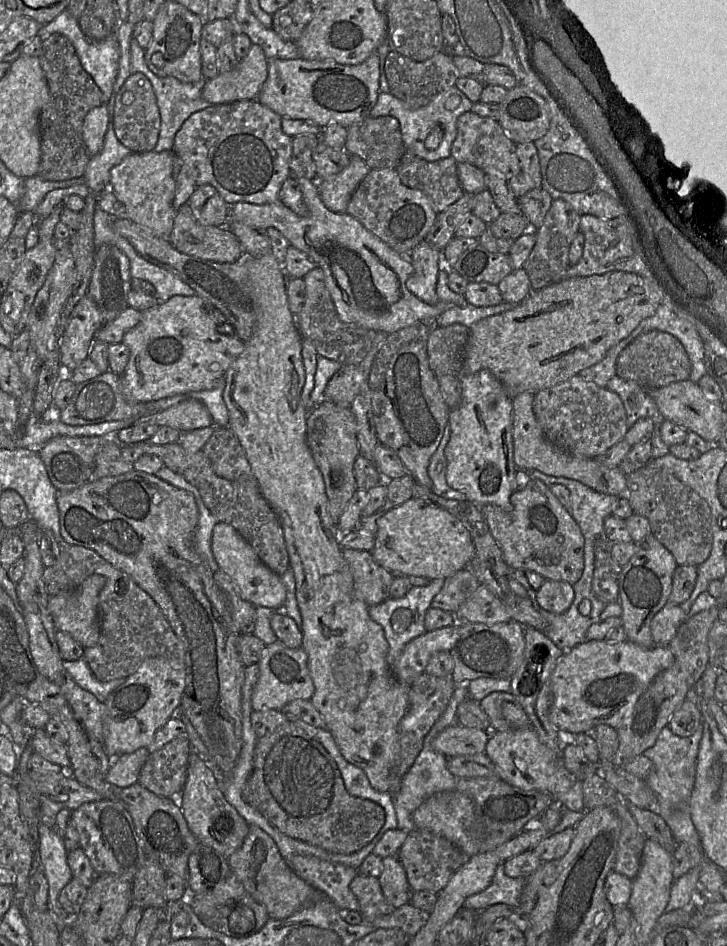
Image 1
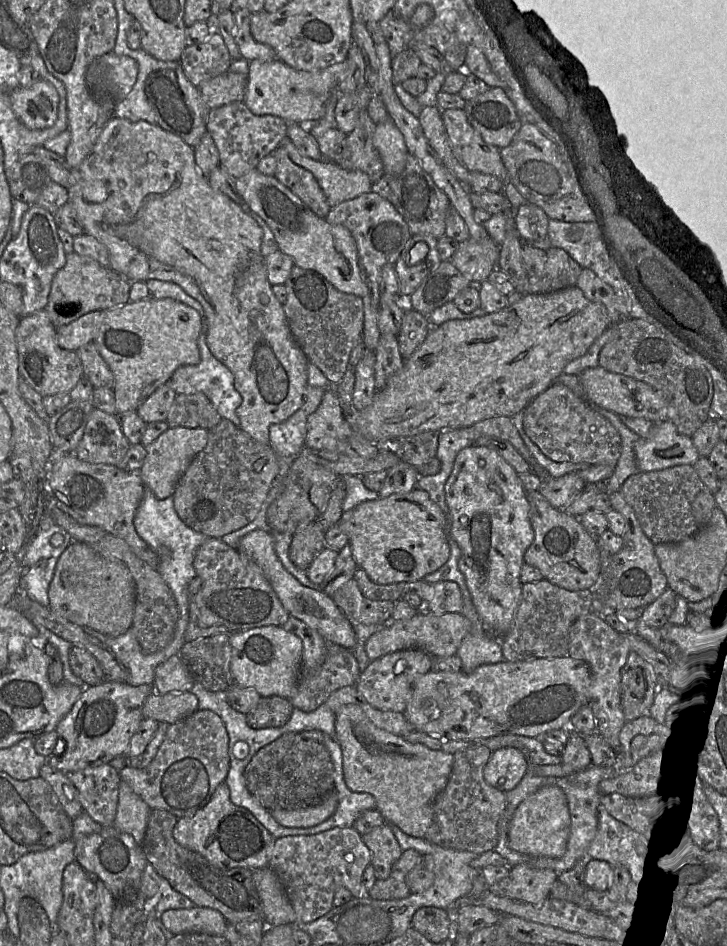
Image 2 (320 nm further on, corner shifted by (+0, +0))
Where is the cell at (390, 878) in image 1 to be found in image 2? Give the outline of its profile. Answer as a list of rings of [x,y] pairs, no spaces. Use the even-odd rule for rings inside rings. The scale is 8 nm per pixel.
[[[386,822],[362,835],[362,839],[371,851],[371,865],[375,870],[376,878],[378,880],[387,879],[393,865],[403,852],[393,834],[391,825]]]

